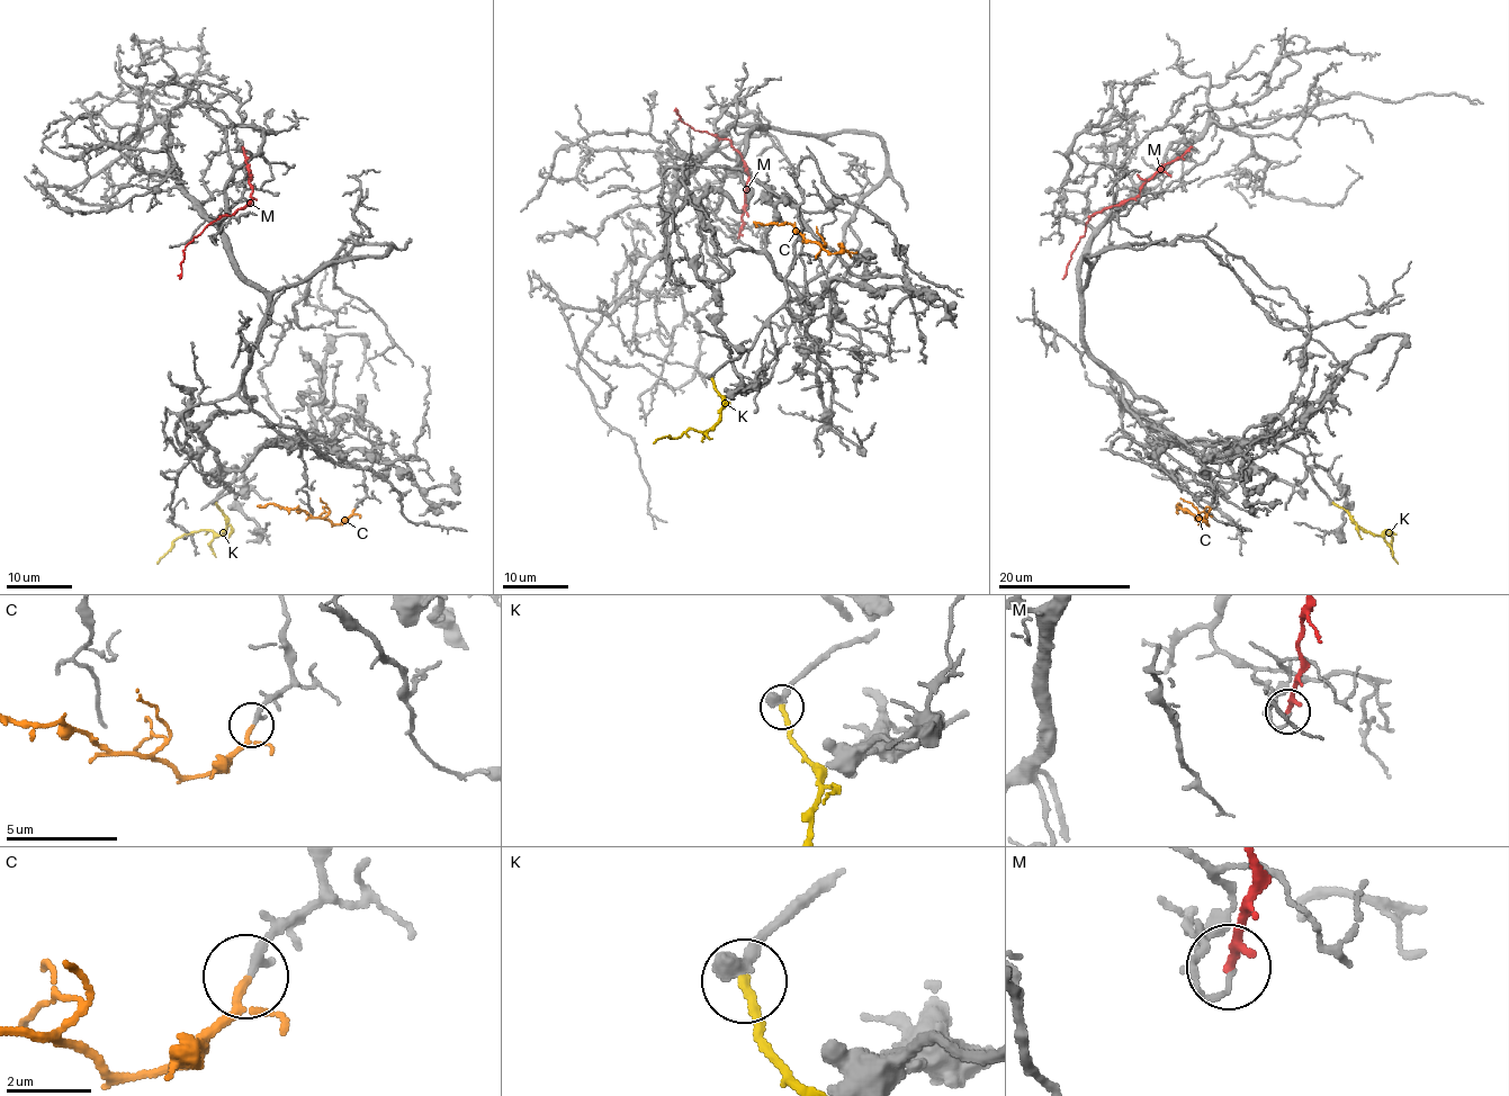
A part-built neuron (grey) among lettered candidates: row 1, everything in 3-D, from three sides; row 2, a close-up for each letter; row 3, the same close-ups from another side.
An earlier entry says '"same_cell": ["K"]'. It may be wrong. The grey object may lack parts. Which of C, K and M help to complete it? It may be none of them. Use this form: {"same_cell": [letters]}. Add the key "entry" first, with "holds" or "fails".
{"entry": "fails", "same_cell": ["C", "K"]}

